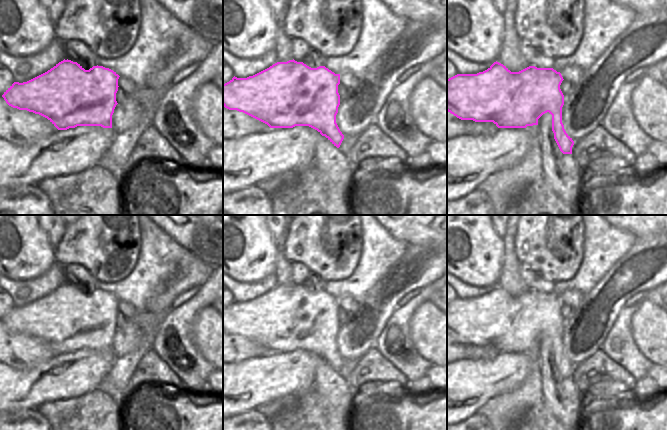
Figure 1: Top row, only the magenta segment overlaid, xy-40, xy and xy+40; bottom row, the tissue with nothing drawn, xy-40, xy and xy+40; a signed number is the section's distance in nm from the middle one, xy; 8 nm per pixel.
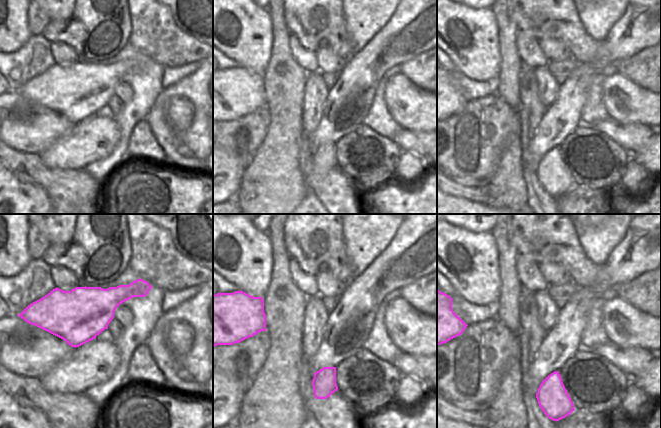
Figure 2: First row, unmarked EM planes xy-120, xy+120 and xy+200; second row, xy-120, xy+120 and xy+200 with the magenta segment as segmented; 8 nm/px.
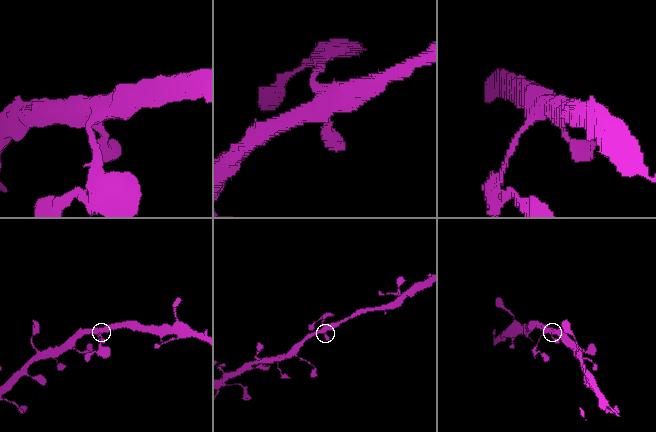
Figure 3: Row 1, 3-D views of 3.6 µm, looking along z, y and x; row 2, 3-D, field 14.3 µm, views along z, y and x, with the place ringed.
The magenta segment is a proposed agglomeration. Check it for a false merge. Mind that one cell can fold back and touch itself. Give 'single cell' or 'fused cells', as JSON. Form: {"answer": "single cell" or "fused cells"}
{"answer": "single cell"}

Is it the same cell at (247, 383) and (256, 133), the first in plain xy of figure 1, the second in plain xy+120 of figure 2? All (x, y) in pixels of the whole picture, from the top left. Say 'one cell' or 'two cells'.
two cells

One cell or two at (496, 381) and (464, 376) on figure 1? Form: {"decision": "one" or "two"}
{"decision": "one"}

